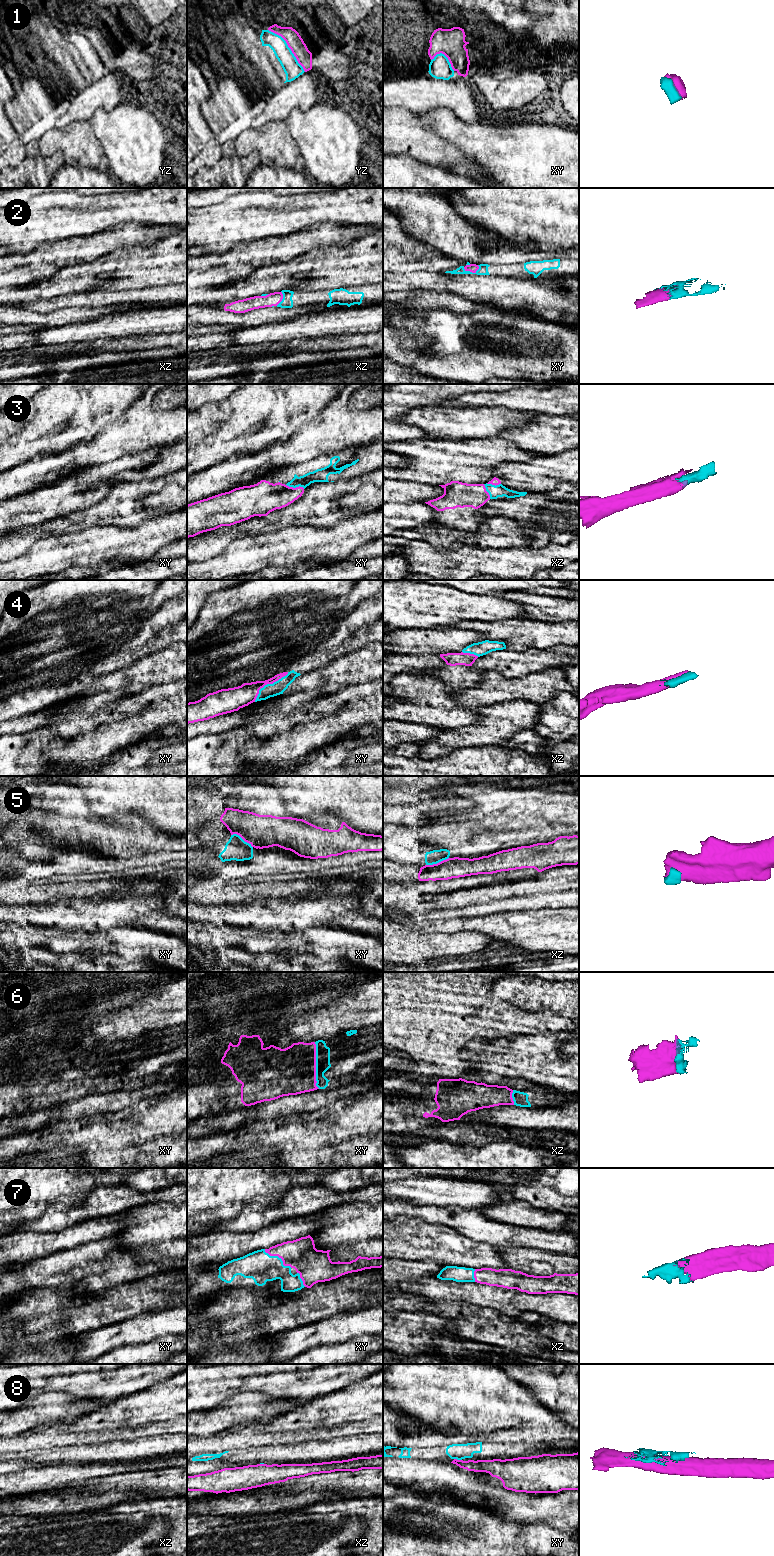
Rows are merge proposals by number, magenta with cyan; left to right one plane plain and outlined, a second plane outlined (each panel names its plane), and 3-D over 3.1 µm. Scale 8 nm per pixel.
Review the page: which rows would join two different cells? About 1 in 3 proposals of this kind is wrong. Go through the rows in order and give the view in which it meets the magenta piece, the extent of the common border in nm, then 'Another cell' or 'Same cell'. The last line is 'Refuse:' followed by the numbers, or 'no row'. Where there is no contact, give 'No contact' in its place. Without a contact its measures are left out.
1: Touches magenta in yz. Shared border 460 nm. Same cell
2: Touches magenta in xy. Shared border 140 nm. Same cell
3: Touches magenta in xy. Shared border 160 nm. Same cell
4: Touches magenta in xy. Shared border 360 nm. Same cell
5: Touches magenta in xy. Shared border 200 nm. Another cell
6: Touches magenta in xy. Shared border 380 nm. Same cell
7: Touches magenta in xy. Shared border 260 nm. Same cell
8: Touches magenta in xy. Shared border 70 nm. Another cell
Refuse: 5, 8

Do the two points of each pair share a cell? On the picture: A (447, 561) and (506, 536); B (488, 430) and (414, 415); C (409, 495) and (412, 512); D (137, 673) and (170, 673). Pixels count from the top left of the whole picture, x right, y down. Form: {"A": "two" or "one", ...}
{"A": "two", "B": "one", "C": "two", "D": "one"}

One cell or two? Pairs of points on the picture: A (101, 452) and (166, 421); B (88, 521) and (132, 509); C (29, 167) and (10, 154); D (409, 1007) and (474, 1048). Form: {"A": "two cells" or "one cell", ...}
{"A": "one cell", "B": "one cell", "C": "two cells", "D": "two cells"}

